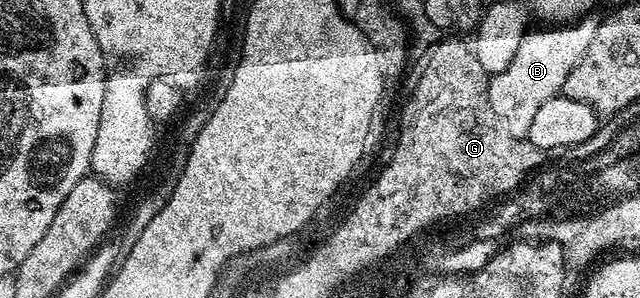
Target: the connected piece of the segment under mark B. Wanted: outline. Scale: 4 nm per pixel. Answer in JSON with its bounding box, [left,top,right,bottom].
[488,16,599,136]

